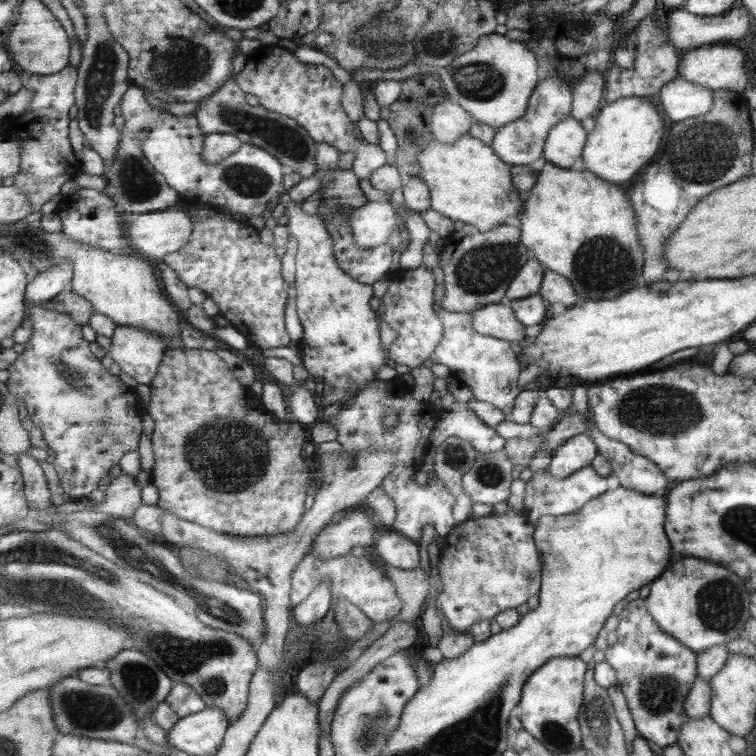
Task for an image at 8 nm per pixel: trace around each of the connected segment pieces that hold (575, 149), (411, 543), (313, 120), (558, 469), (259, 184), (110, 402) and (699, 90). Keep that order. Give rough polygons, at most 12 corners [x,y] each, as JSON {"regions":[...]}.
{"regions":[[[570,116],[546,137],[546,161],[570,168],[581,158],[589,133]],[[391,533],[373,552],[392,566],[422,566],[420,543]],[[262,44],[237,79],[319,143],[354,154],[361,179],[388,165],[356,136],[346,84],[294,49]],[[587,433],[553,451],[557,480],[592,465],[598,447]],[[133,84],[123,135],[142,141],[183,197],[268,214],[289,192],[273,152],[202,156],[197,115],[169,114]],[[32,304],[8,368],[89,502],[140,448],[136,388],[104,368],[72,315]],[[680,74],[659,93],[675,122],[706,114],[714,91]]]}

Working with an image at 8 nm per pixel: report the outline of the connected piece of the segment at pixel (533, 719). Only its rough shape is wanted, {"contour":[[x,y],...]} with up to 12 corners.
{"contour":[[556,657],[524,684],[521,723],[552,754],[582,747],[587,663]]}

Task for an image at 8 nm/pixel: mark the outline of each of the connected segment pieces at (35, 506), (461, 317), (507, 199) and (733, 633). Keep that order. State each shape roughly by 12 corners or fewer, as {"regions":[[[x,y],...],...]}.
{"regions":[[[20,454],[25,494],[32,511],[54,505],[40,460]],[[443,312],[430,359],[510,419],[523,366],[518,345]],[[468,133],[420,153],[433,207],[486,232],[526,200]],[[676,558],[645,604],[696,654],[744,635],[751,592],[729,568]]]}

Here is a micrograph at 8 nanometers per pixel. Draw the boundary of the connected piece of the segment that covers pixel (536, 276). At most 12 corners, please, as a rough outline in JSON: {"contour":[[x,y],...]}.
{"contour":[[529,259],[514,277],[504,301],[539,292],[545,267]]}

